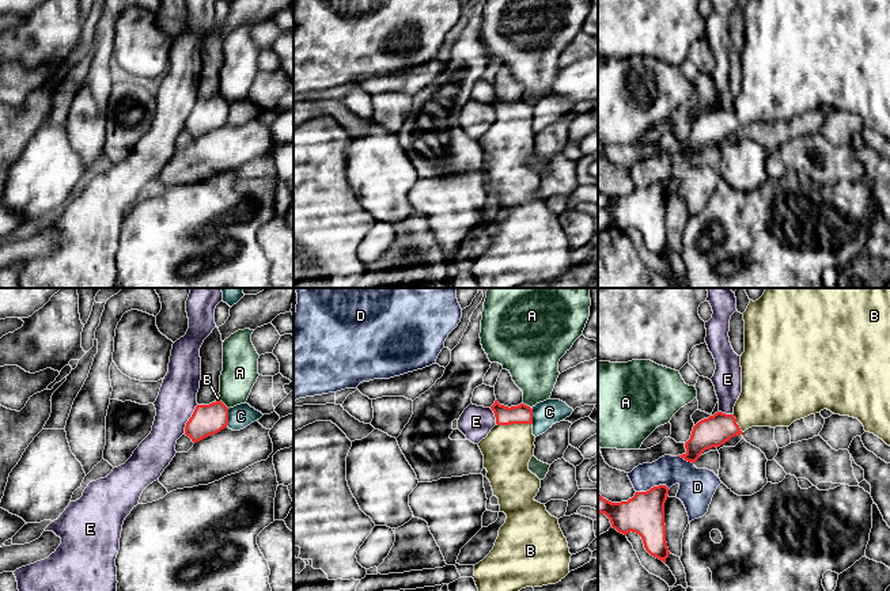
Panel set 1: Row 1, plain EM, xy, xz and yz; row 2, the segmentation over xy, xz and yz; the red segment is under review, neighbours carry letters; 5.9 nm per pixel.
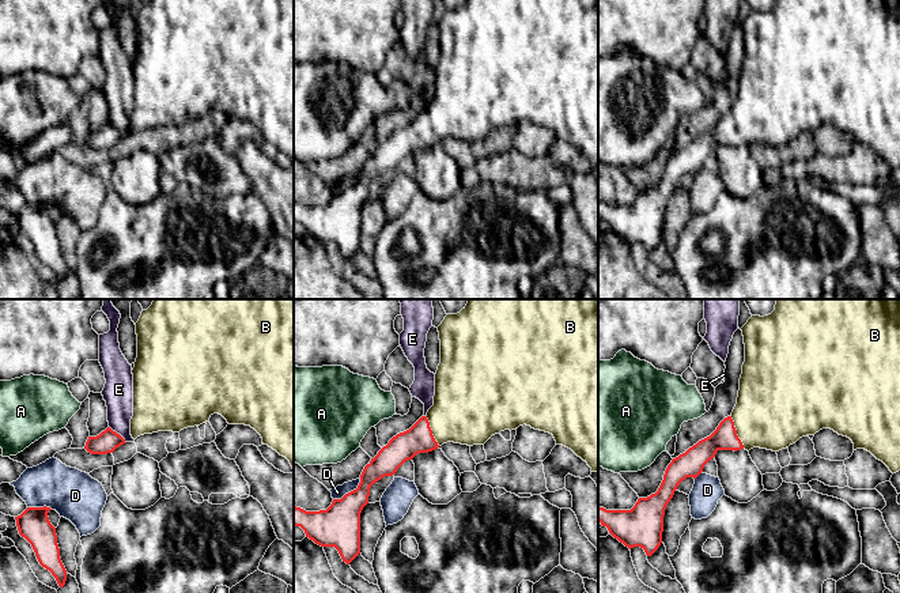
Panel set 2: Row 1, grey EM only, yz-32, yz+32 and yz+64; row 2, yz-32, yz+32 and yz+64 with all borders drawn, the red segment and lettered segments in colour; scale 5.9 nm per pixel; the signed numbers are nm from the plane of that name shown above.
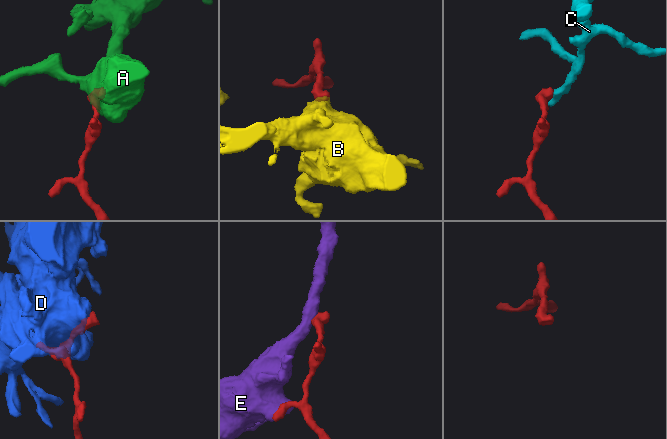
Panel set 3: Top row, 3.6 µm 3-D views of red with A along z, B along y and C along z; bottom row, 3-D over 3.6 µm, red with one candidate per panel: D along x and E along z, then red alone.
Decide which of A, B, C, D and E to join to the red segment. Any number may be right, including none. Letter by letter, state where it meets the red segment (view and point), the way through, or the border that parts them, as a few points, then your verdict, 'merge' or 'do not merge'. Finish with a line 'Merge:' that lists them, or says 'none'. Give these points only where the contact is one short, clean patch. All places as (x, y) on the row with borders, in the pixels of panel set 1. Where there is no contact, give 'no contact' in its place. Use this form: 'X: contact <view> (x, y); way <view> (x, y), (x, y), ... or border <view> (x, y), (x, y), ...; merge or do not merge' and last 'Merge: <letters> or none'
A: contact xy (223, 404); border xy (220, 400), (228, 408); do not merge
B: contact xz (514, 423); way xz (522, 413), (514, 423), (507, 450); merge
C: contact xy (227, 417); border xy (228, 409), (228, 423), (226, 425); do not merge
D: contact yz (654, 487); border yz (669, 488), (654, 485), (646, 491), (636, 492); do not merge
E: contact xy (189, 419); border xy (197, 404), (184, 432); do not merge
Merge: B

